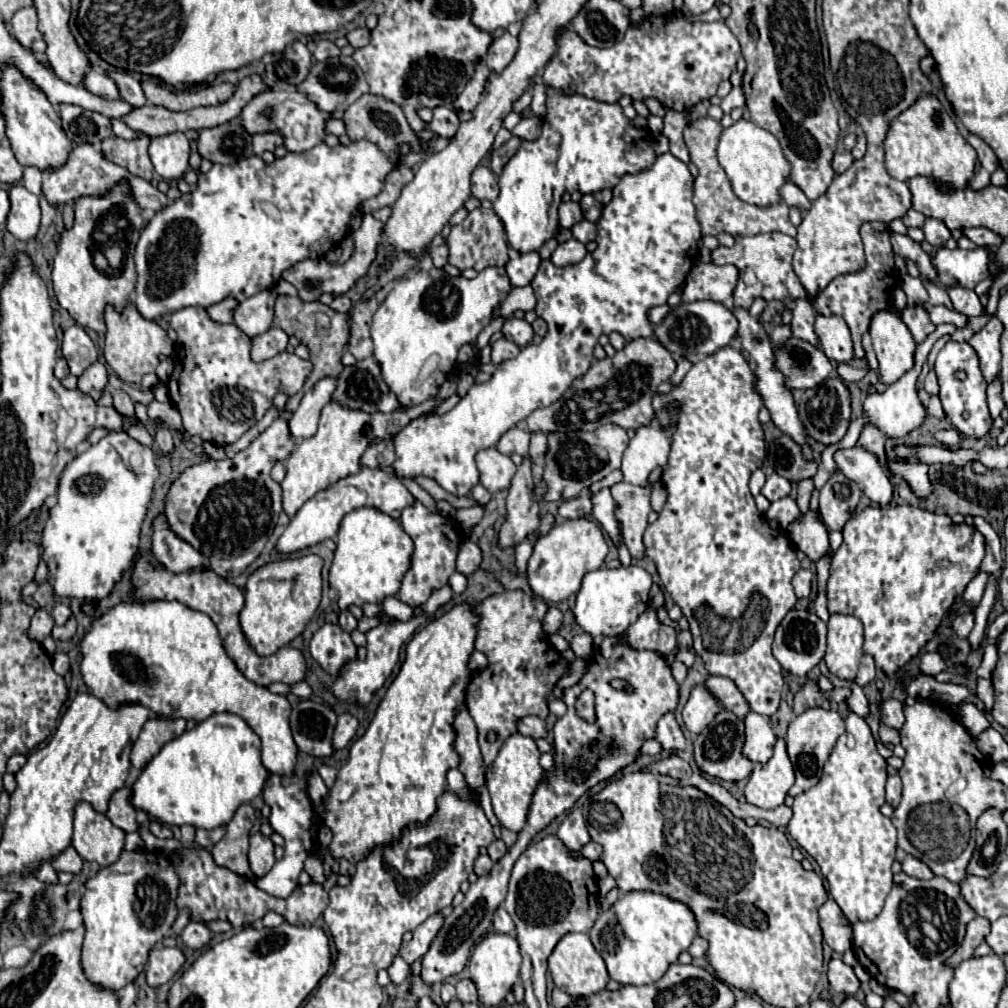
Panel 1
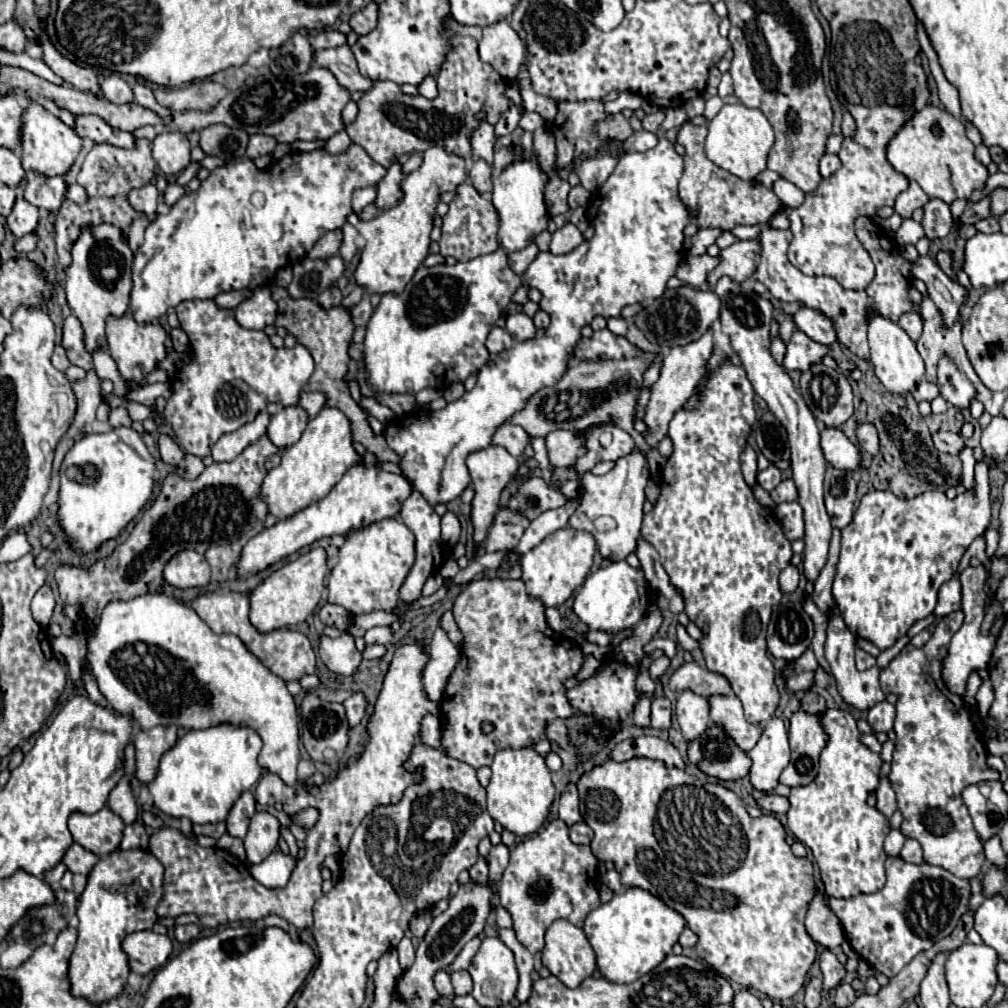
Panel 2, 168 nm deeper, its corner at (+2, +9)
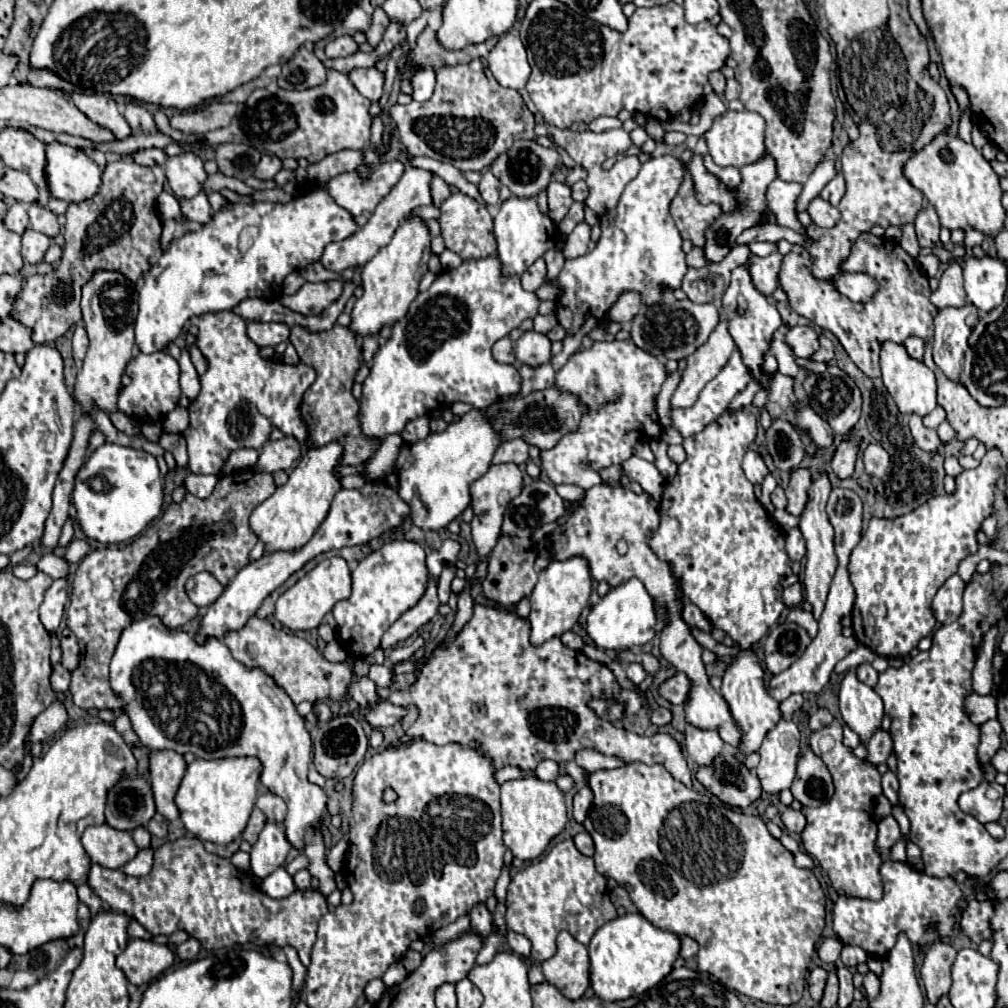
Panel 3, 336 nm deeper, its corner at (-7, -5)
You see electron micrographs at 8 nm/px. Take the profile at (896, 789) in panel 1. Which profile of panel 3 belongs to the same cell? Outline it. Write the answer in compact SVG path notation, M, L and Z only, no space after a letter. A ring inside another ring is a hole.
M893 815L879 821L879 851L883 851L883 857L889 857L889 849L899 841L899 825Z

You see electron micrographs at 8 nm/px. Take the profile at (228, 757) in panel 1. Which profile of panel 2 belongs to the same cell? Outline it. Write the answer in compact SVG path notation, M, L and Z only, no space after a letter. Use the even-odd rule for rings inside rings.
M218 725L204 731L188 731L164 753L158 775L148 785L154 805L166 815L186 817L198 825L226 821L234 801L262 775L262 767L256 761L260 749L262 739L250 727Z

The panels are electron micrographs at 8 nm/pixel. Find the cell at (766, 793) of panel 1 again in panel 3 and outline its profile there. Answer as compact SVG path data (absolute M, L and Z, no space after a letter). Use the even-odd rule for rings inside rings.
M781 719L775 729L771 729L759 749L761 761L757 765L757 775L761 787L769 795L777 795L789 789L799 757L799 729L793 721Z

